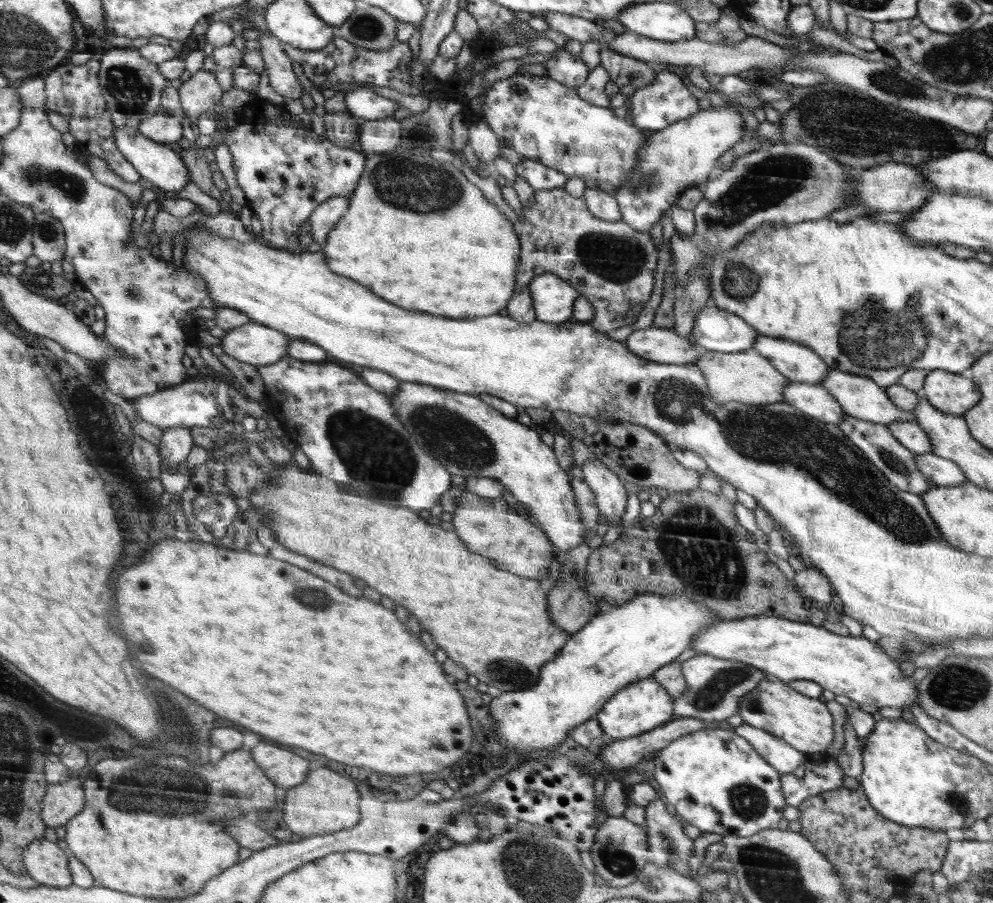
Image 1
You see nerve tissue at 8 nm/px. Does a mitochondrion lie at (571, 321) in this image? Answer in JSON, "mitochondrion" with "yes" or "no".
{"mitochondrion":"no"}

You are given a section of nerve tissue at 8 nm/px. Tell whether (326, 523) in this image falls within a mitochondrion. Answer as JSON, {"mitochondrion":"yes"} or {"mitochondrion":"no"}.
{"mitochondrion":"no"}

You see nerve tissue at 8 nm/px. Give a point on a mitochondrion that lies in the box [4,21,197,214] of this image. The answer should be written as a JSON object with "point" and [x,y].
{"point":[130,89]}

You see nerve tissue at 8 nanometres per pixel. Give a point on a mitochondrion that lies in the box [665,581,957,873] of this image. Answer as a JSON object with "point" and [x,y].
{"point":[711,693]}

